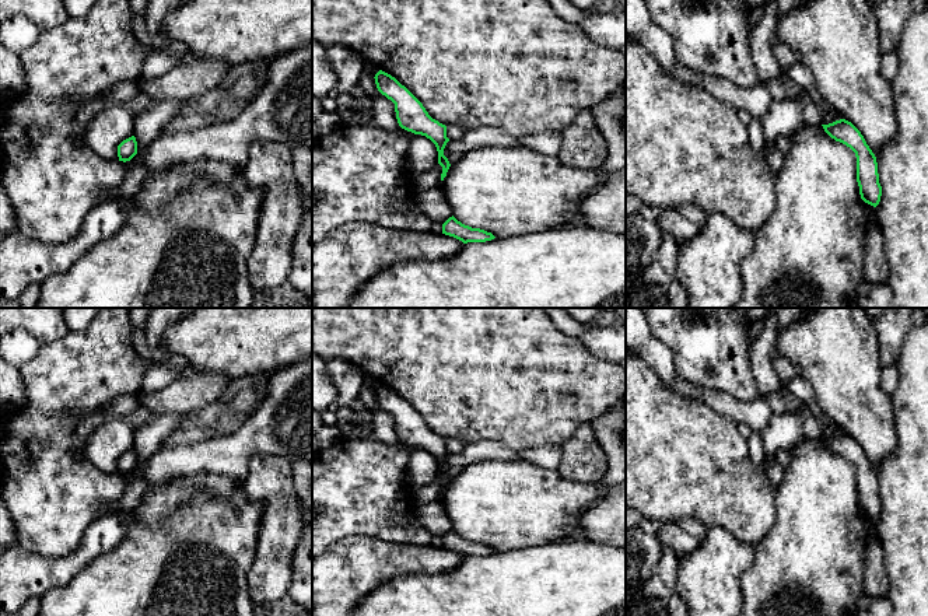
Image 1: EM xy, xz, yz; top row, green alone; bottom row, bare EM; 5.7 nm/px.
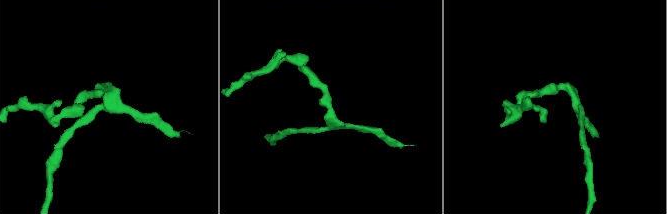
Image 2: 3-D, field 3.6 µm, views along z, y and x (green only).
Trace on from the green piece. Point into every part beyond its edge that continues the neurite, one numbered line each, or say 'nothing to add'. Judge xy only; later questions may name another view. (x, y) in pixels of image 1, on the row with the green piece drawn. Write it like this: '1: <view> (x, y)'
nothing to add

